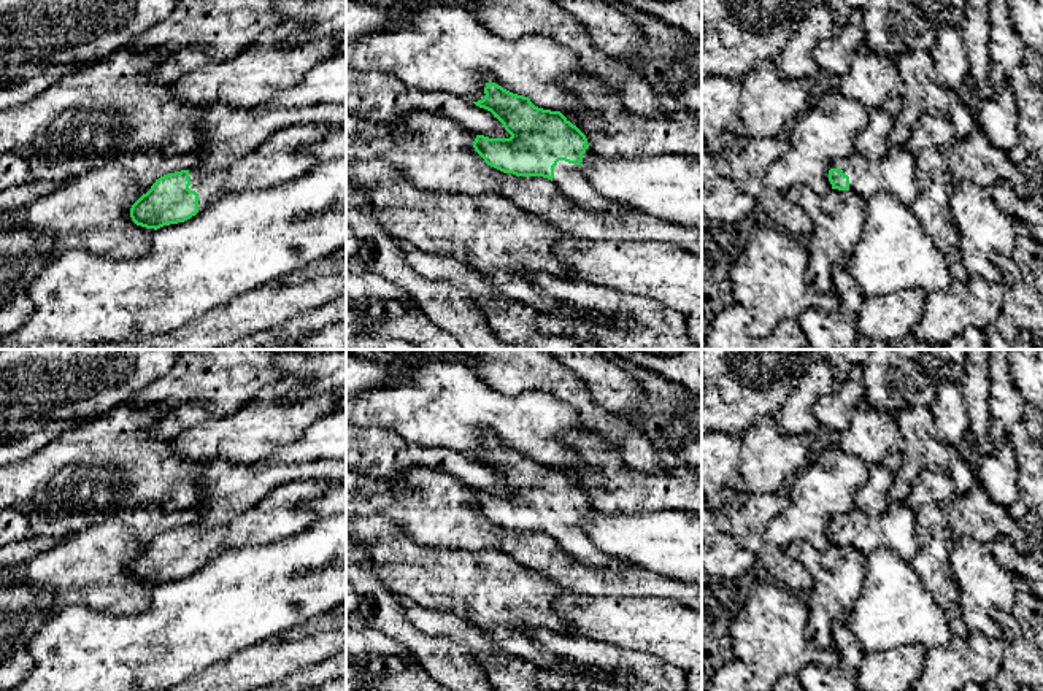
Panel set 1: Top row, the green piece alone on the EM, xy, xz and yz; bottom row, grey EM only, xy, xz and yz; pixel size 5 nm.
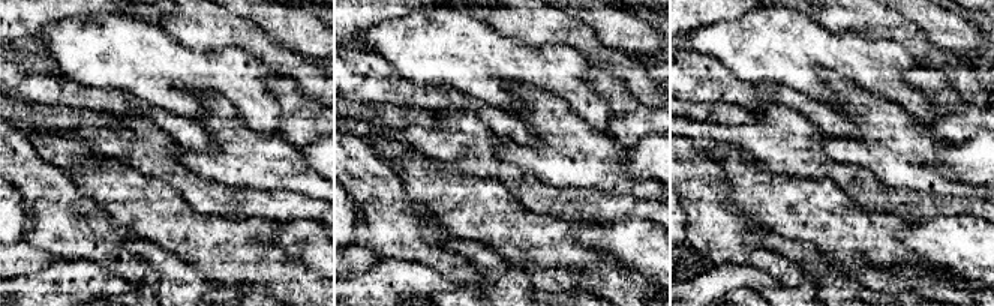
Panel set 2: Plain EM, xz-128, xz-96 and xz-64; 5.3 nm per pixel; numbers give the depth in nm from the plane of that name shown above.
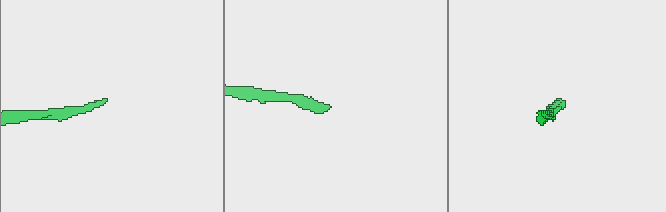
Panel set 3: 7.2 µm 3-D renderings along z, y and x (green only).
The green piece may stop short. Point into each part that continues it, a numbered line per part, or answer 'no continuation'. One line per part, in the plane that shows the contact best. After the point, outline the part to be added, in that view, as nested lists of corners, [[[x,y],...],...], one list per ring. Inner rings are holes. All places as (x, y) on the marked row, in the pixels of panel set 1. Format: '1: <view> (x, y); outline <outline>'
1: xz (569, 178); outline [[[589,148],[583,154],[583,162],[579,165],[568,164],[565,160],[559,160],[554,167],[552,183],[567,194],[576,203],[592,208],[592,210],[611,210],[622,208],[622,205],[603,199],[583,175],[583,167],[589,165],[600,157],[594,154]]]

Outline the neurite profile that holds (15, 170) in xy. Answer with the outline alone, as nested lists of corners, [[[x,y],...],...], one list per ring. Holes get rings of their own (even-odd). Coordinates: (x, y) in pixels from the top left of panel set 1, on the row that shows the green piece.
[[[0,152],[0,192],[8,187],[27,184],[30,180],[30,168],[24,157]]]

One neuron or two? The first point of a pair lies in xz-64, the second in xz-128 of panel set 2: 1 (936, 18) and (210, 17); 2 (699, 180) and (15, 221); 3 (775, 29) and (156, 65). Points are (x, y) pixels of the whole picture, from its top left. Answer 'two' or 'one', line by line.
1: two
2: two
3: one

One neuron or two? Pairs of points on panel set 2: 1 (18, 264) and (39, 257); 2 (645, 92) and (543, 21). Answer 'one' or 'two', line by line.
1: one
2: one

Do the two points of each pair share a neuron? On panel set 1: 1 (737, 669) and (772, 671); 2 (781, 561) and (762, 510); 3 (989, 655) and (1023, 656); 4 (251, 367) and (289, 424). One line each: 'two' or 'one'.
1: two
2: one
3: two
4: two

